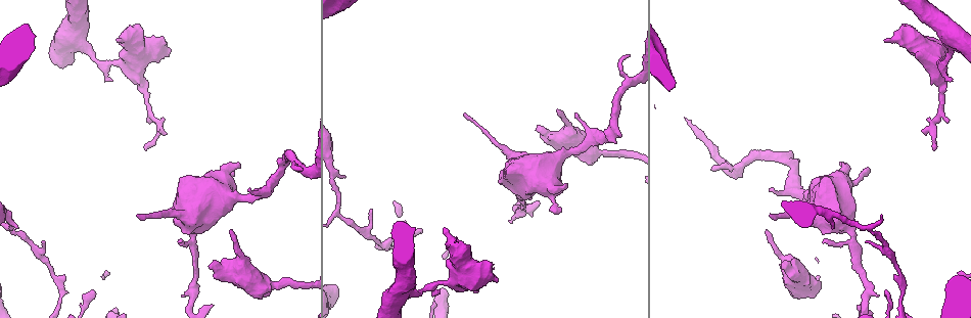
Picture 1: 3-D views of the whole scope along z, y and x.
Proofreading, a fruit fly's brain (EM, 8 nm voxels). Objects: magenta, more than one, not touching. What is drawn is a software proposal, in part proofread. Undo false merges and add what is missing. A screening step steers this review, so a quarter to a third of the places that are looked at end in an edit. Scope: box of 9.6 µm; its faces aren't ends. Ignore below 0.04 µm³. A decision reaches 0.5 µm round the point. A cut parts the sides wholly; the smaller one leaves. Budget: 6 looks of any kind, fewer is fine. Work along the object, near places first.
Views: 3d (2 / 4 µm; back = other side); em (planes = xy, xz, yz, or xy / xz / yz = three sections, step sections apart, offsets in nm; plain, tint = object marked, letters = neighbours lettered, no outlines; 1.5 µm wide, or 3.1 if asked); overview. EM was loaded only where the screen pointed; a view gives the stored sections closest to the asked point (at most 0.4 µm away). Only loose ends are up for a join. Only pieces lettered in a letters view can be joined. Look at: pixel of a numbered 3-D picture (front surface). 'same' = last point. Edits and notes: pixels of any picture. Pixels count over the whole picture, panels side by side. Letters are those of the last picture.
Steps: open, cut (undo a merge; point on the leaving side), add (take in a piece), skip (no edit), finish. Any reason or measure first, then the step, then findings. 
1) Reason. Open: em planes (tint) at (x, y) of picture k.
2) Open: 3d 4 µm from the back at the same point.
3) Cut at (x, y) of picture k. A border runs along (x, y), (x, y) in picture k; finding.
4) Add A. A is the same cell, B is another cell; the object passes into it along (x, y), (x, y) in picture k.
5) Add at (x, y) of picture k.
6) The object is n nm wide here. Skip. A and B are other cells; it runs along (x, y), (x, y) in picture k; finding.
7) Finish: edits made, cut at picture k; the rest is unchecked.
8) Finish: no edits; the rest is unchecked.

Free end. Open: 3d 4 µm at (555, 211) of picture 1.

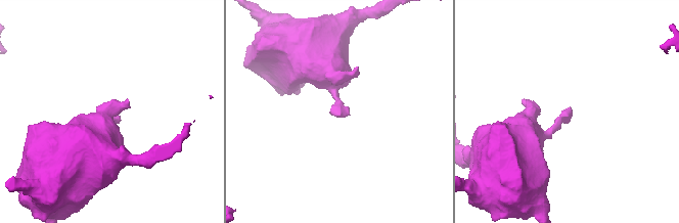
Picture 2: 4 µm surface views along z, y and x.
Open: em planes (letters) at (340, 116) of picture 2.

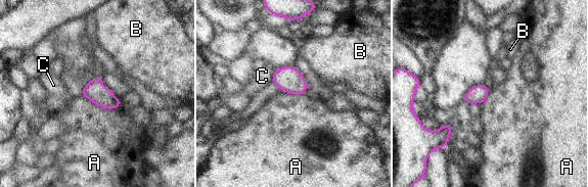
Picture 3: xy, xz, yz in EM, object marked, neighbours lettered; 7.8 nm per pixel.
Skip. A, B and C are other cells; a border runs along (81, 94), (100, 106), (121, 107) in picture 3; none of them fits.

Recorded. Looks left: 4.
Branch stops here. Open: em planes (letters) at (537, 126) of picture 1.

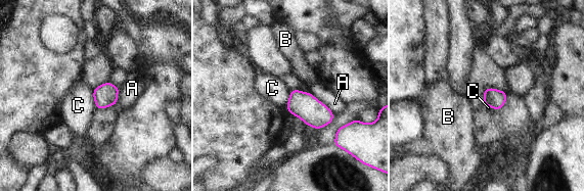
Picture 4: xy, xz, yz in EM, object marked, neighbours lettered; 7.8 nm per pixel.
Skip. A, B and C are other cells; a border runs along (92, 90), (92, 98), (96, 107) in picture 4; none of them fits.

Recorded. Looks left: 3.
Thick turns thin. Open: em xz step 8 (letters) at (278, 286) of picture 1.

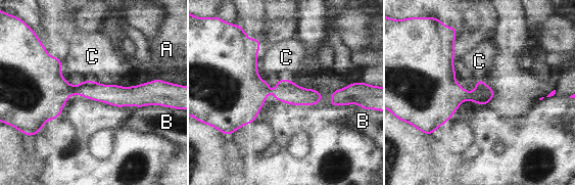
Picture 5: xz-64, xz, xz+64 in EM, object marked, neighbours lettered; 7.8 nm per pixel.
Skip. A, B and C are other cells; all the same neuron.

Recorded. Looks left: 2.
Finish: no edits; the rest is unchecked.

